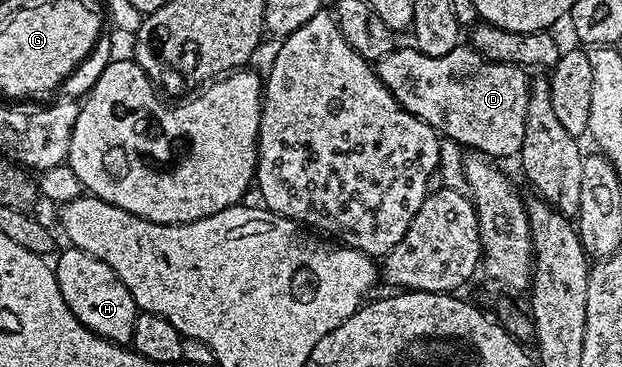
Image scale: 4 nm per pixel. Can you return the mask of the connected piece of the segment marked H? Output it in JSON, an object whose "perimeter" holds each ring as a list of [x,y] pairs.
{"perimeter":[[[67,246],[65,250],[54,267],[60,293],[64,293],[64,305],[68,305],[76,321],[80,321],[80,325],[84,325],[92,333],[113,343],[129,344],[140,309],[132,293],[128,293],[124,281],[116,277],[107,263],[92,257],[92,253],[84,253],[79,247],[72,246]]]}

